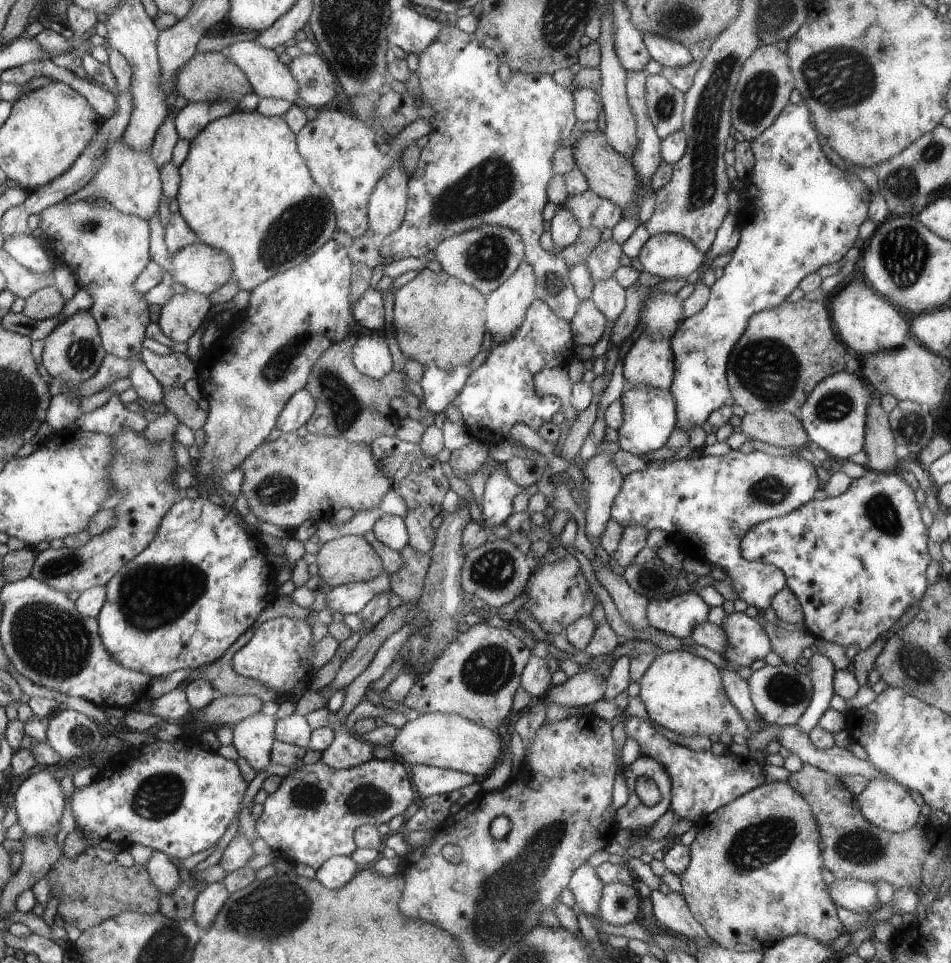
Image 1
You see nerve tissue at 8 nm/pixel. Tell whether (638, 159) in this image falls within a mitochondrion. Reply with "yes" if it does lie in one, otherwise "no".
no

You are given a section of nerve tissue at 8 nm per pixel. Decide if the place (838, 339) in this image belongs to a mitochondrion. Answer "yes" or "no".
no

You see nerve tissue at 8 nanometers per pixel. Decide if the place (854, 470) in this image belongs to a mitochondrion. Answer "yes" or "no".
no

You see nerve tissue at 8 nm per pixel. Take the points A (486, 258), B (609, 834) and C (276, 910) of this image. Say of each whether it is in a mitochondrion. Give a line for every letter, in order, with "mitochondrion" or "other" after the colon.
A: mitochondrion
B: other
C: mitochondrion

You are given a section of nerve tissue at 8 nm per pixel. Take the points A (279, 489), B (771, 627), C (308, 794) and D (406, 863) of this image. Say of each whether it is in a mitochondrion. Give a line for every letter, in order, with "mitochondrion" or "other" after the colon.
A: mitochondrion
B: other
C: mitochondrion
D: other

